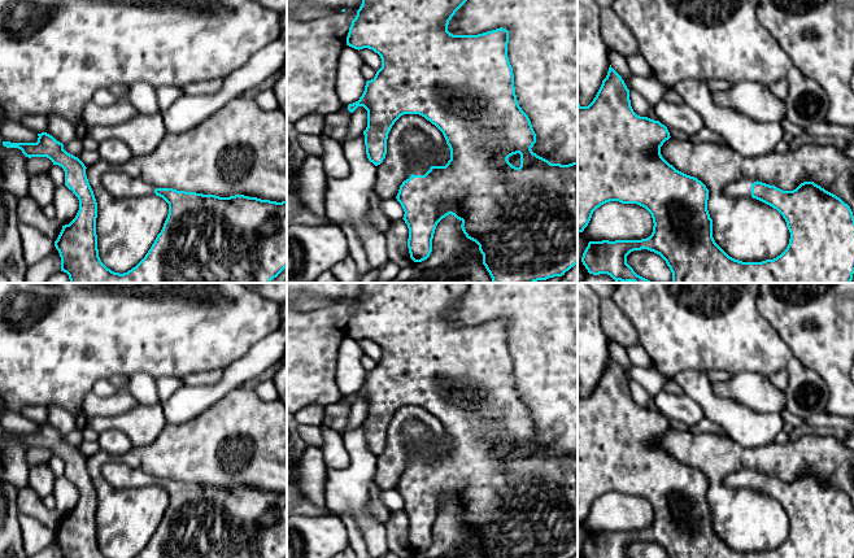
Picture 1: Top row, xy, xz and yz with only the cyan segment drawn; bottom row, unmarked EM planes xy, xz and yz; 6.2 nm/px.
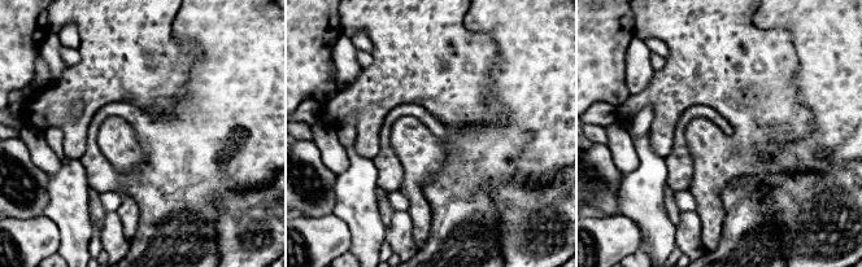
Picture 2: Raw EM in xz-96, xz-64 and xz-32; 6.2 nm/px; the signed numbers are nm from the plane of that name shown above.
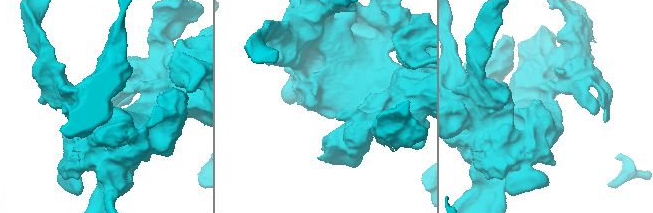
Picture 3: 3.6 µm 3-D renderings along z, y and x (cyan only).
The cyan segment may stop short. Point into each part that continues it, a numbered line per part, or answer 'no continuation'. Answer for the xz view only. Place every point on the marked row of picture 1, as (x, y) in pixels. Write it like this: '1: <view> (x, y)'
1: xz (418, 151)

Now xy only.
1: xy (118, 184)

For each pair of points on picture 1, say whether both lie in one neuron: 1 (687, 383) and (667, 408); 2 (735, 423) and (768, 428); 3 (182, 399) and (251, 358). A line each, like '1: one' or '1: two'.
1: two
2: one
3: one

